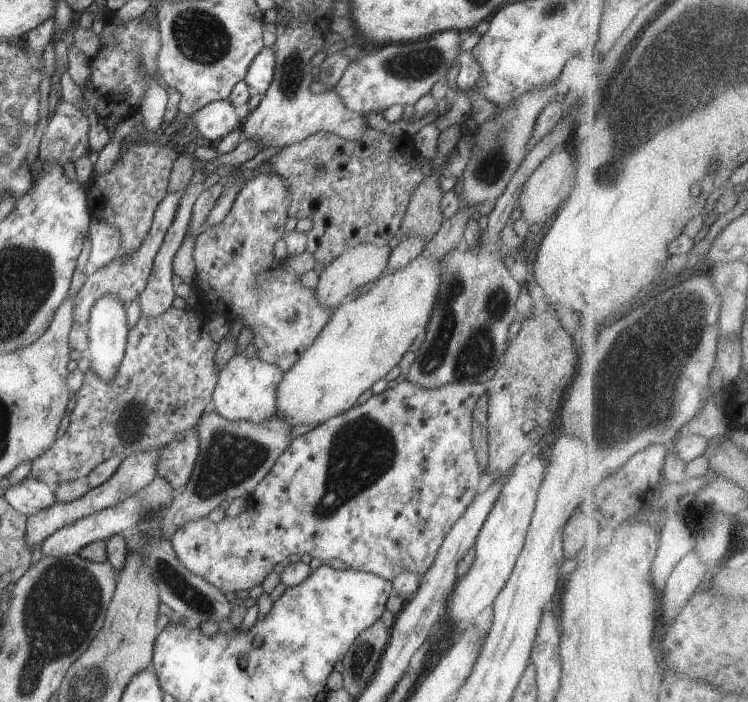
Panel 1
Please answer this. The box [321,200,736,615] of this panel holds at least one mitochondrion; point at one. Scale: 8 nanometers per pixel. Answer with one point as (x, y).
(624, 378)

